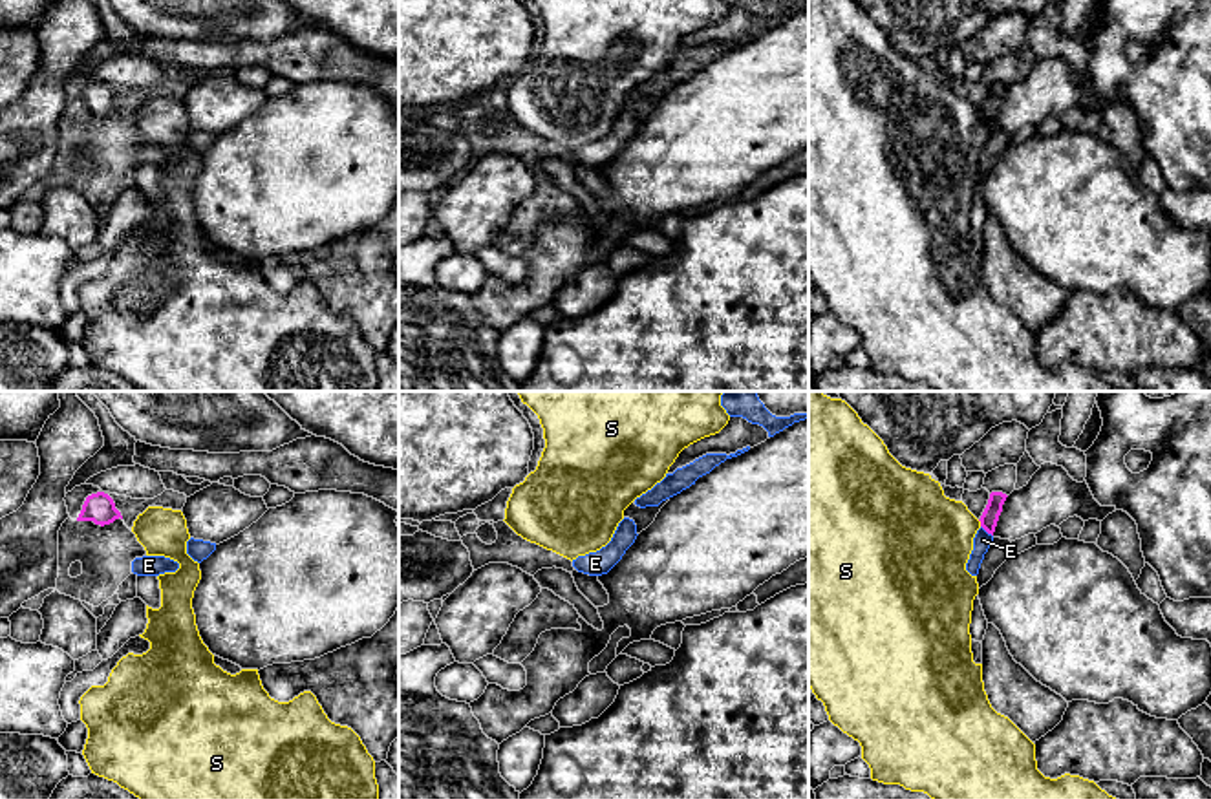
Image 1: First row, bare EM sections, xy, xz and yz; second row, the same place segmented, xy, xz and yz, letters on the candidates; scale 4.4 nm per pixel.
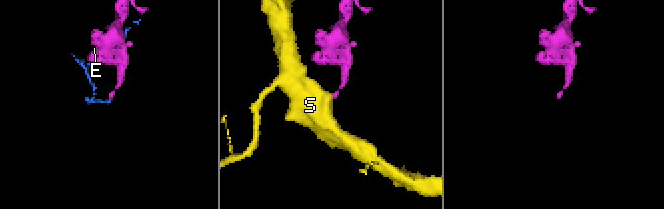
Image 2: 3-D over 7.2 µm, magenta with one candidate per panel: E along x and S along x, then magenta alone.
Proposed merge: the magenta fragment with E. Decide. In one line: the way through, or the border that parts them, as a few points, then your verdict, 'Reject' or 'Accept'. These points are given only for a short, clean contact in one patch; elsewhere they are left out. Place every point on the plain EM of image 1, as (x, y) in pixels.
Boundary: yz (981, 116), (992, 127). Reject

